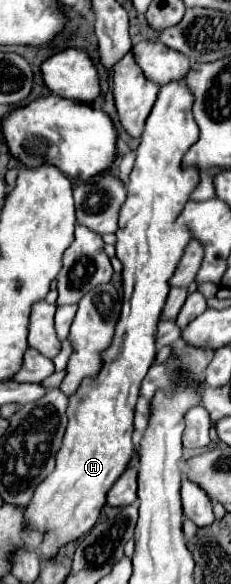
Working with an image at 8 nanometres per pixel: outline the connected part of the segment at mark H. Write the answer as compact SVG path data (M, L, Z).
M185 79L165 83L161 85L161 95L157 97L157 103L147 117L145 131L141 135L141 143L137 149L137 159L133 165L133 171L129 175L127 185L127 201L121 207L119 213L119 231L117 231L117 259L123 263L123 307L121 307L121 319L117 321L113 343L101 351L101 369L97 375L85 377L77 389L69 397L69 425L61 443L61 451L57 453L57 465L55 471L41 483L41 487L35 489L35 495L29 503L29 509L25 511L25 521L29 529L37 527L49 527L43 543L39 545L37 553L41 559L53 557L57 549L73 539L79 539L81 535L87 535L91 527L97 523L97 517L105 505L105 495L111 489L111 485L123 475L127 469L131 457L133 457L133 407L137 405L139 397L139 385L143 377L147 375L147 369L157 357L155 347L155 333L157 323L161 319L161 311L165 307L165 299L169 293L169 275L177 269L177 263L181 261L181 251L185 251L187 243L191 241L189 227L183 223L177 223L177 215L181 213L181 207L189 201L191 193L199 185L199 171L197 167L183 167L183 155L185 151L197 143L199 127L191 115L193 107L193 93L185 87Z

